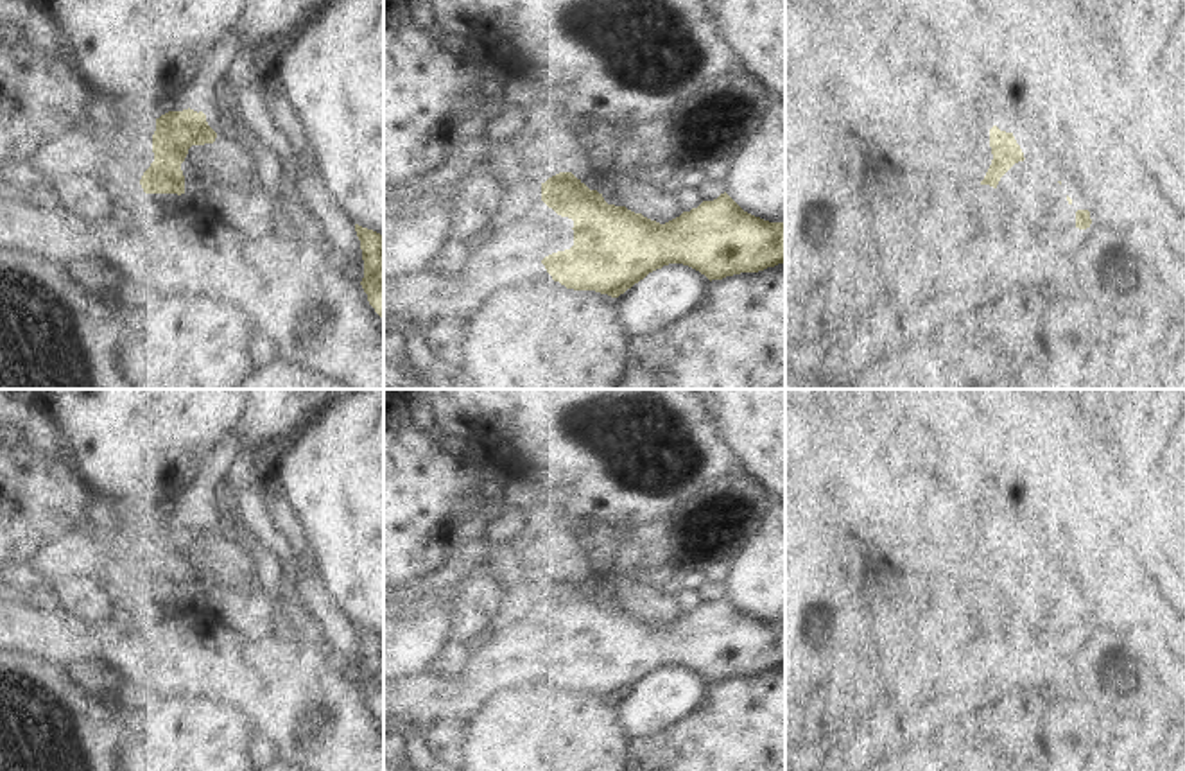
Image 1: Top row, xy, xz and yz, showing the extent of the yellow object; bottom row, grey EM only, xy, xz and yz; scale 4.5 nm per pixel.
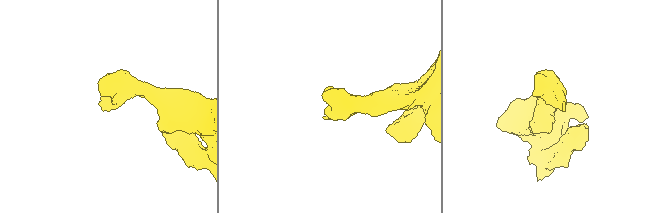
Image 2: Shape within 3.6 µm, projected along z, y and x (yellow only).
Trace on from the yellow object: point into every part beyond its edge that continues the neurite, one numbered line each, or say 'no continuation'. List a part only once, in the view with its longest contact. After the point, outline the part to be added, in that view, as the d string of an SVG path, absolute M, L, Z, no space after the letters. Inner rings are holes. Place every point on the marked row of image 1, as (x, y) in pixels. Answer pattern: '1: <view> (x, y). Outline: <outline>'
no continuation.

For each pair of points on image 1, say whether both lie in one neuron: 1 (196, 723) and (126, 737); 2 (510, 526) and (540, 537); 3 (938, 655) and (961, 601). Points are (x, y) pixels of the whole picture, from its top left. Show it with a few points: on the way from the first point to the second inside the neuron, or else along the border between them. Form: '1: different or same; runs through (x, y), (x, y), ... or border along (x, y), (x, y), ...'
1: same; runs through (178, 737), (144, 737)
2: same; runs through (517, 526), (533, 529)
3: same; runs through (940, 642), (954, 614)

